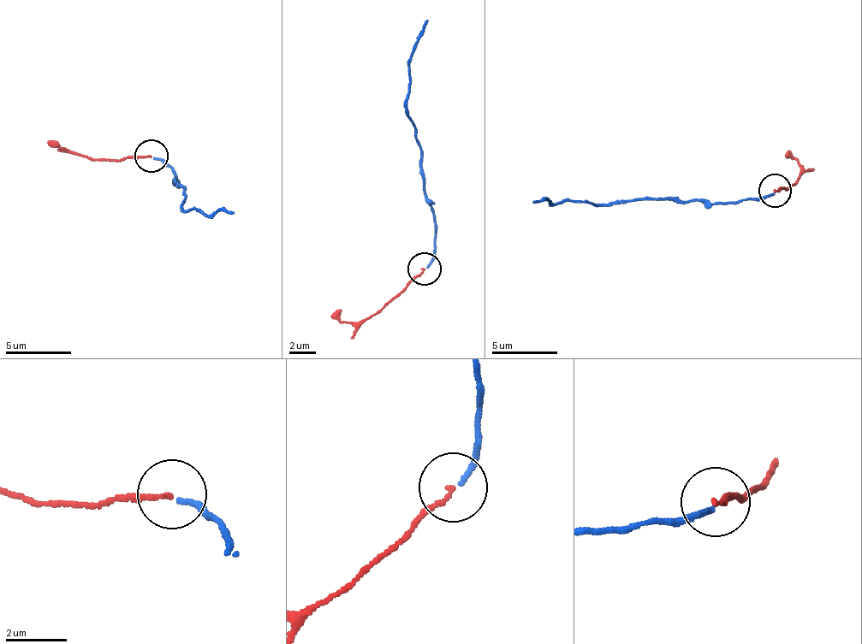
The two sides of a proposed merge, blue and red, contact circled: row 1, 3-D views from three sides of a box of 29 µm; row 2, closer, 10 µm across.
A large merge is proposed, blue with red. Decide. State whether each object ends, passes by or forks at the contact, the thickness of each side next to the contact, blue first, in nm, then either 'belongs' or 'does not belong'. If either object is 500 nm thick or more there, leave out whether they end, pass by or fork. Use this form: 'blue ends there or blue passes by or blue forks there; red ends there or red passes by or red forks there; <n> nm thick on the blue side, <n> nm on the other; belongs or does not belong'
blue ends there; red ends there; 160 nm thick on the blue side, 150 nm on the other; belongs

